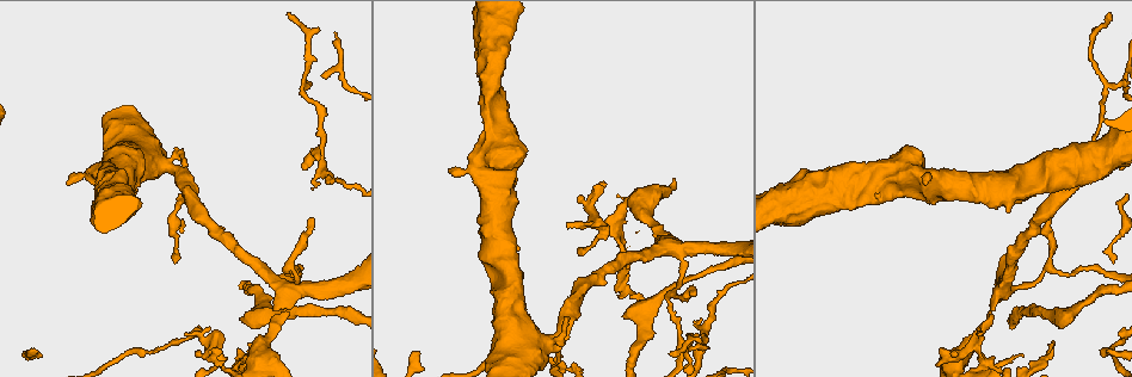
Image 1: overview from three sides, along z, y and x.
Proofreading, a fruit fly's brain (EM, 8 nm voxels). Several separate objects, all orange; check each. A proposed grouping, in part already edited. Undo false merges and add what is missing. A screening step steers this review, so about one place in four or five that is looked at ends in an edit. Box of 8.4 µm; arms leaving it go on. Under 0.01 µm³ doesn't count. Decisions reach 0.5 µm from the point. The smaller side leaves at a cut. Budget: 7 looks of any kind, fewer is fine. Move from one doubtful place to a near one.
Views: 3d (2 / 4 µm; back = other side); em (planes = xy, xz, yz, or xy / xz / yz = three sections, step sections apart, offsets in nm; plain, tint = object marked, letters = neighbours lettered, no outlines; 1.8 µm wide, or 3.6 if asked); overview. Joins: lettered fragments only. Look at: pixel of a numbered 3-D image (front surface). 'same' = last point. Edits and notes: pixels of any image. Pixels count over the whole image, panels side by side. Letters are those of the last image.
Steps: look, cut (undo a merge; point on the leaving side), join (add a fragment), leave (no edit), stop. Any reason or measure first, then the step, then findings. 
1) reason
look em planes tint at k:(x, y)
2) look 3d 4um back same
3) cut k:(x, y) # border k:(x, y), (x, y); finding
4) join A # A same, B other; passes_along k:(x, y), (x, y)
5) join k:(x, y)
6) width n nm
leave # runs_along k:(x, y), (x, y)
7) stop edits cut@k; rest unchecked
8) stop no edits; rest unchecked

branch point
look em planes letters at 1:(323, 154)

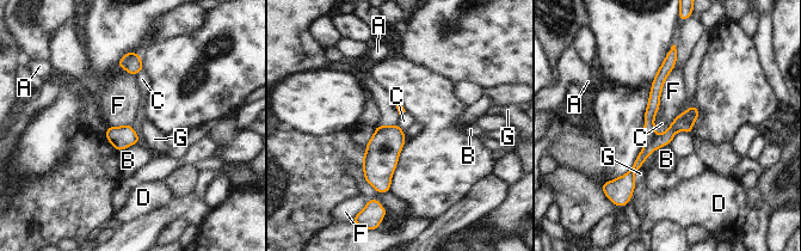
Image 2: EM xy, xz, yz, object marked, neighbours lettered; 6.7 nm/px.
width 120 nm
cut 2:(652, 108) # A other, B other, C other, D other, F other, G other; part_leaving 2:(673, 55), (657, 85), (647, 139); a second neuron is stuck on

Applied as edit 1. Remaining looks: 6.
redraw
look overview

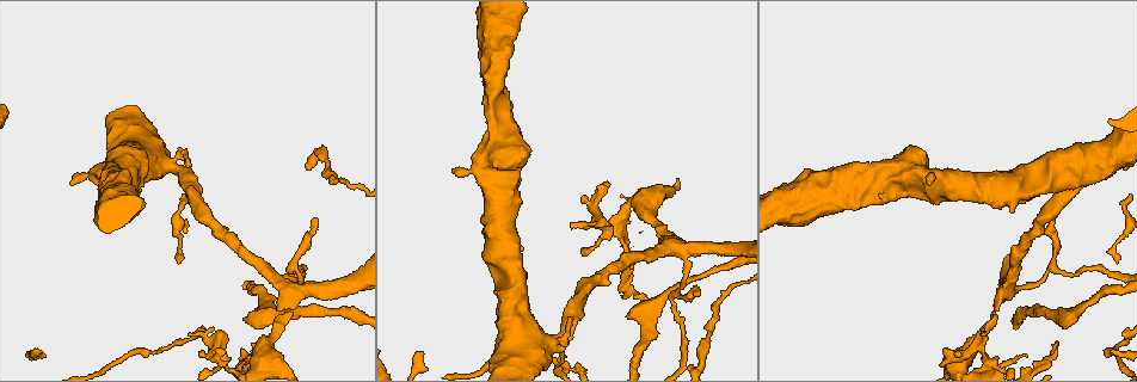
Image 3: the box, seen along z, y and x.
free end
look em xz step 8 letters at 3:(244, 320)

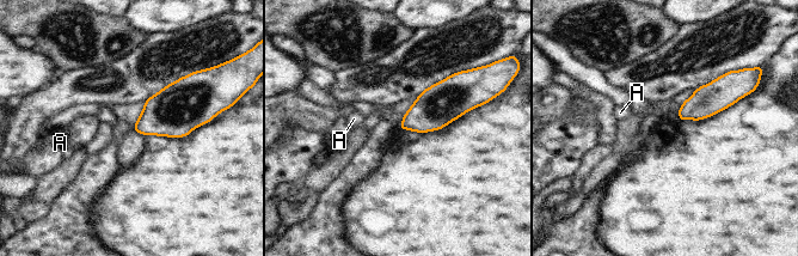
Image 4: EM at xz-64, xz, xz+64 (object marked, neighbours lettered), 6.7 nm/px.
cut it another way
look em planes letters same

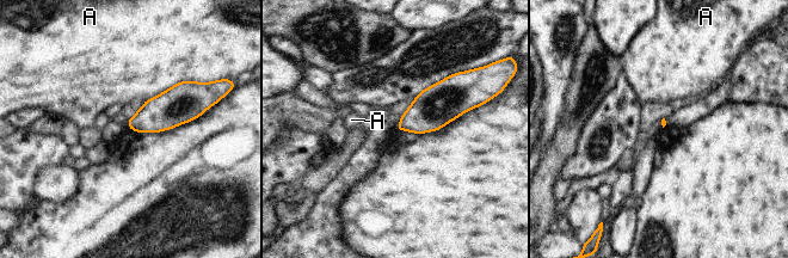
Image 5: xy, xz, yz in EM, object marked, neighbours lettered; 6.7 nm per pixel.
longest_contact A 380 nm
leave # A other; no lettered fragment goes on from it

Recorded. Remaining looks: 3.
narrows sharply
look em planes letters at 3:(1008, 287)

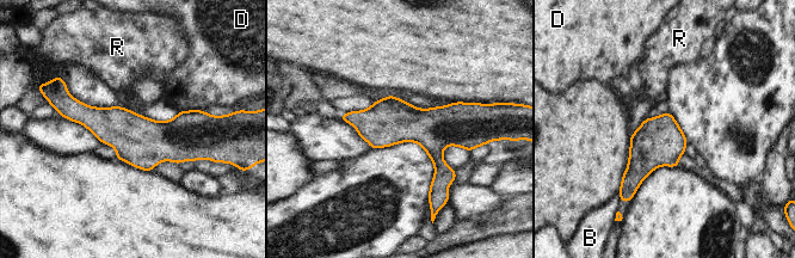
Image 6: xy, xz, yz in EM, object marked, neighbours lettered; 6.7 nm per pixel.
width 320 nm
leave # B other, D other, R other; border 6:(201, 109), (179, 111); one neuron here

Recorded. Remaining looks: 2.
stop edits cut@2; rest unchecked

